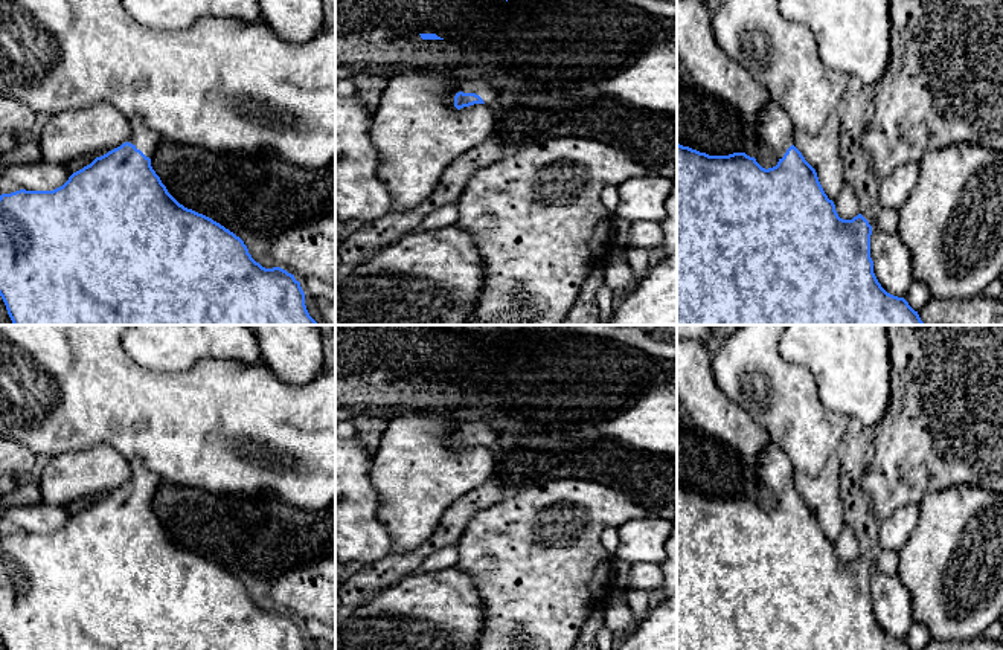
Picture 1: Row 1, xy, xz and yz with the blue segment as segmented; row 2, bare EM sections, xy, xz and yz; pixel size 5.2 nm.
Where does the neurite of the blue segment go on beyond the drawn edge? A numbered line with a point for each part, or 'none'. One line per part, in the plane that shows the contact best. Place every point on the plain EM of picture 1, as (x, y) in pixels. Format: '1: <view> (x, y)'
1: xz (483, 429)

